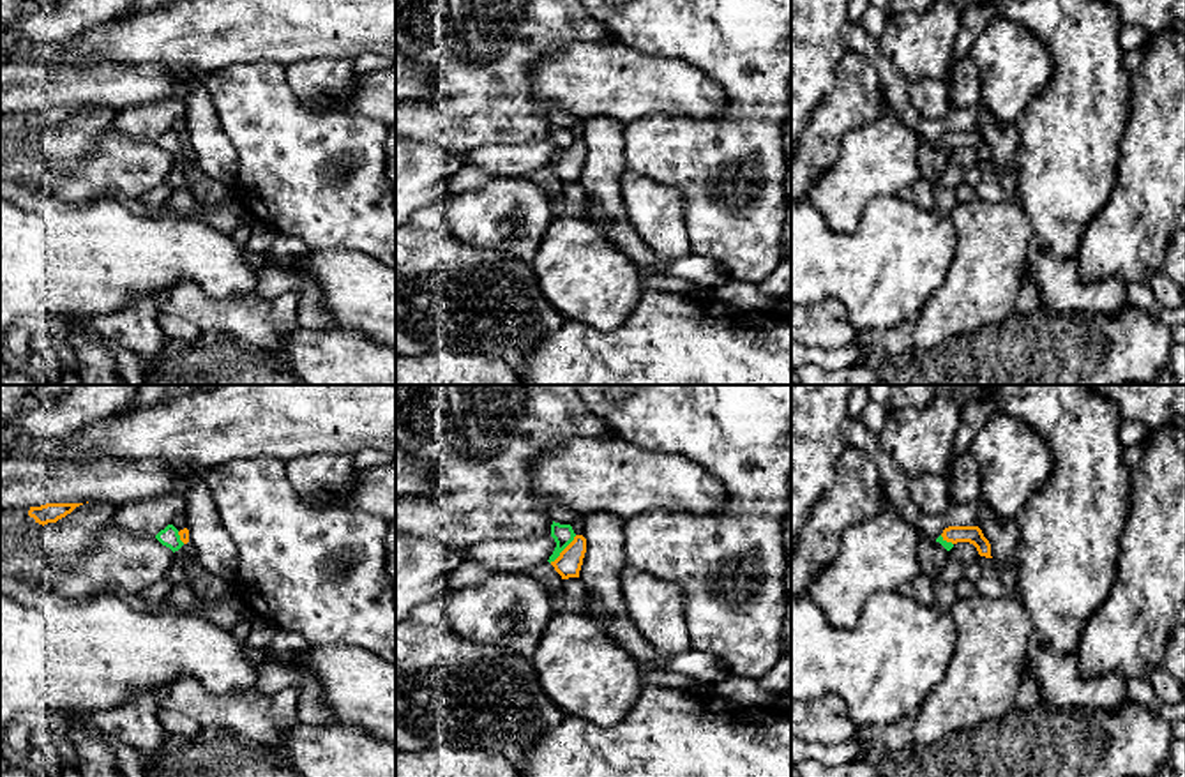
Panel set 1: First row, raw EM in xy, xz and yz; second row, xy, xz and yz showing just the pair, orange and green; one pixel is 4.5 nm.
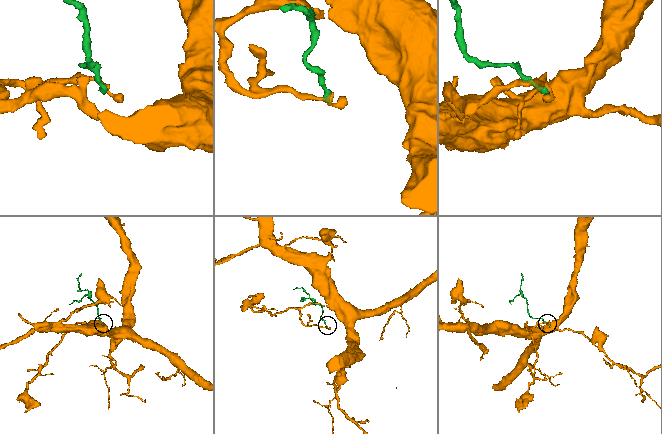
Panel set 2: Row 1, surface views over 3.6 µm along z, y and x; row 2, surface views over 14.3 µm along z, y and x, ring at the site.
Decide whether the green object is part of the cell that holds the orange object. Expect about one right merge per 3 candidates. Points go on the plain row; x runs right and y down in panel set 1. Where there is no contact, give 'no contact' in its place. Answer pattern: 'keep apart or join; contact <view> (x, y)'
keep apart; contact xz (564, 154)

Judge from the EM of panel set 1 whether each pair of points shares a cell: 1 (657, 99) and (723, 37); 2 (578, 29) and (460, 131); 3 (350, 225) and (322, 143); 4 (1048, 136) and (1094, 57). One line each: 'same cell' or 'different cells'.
1: different cells
2: same cell
3: same cell
4: same cell

